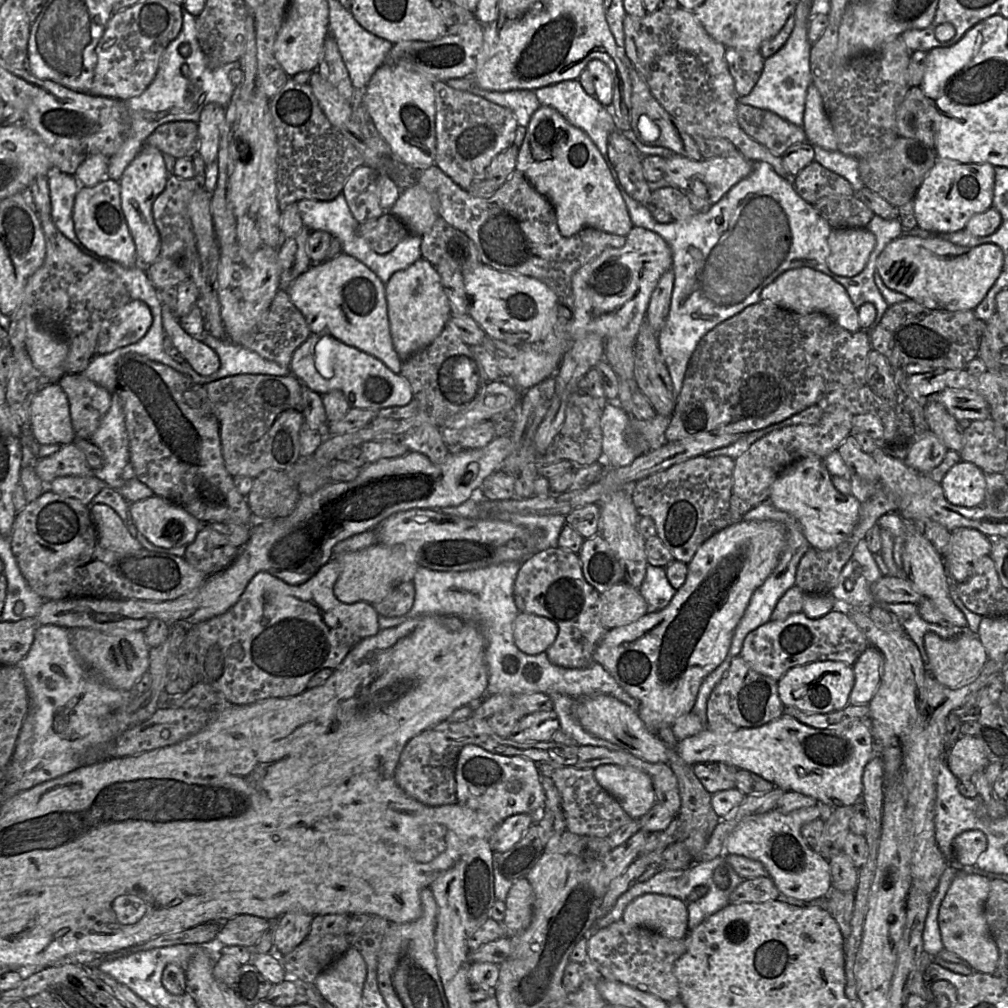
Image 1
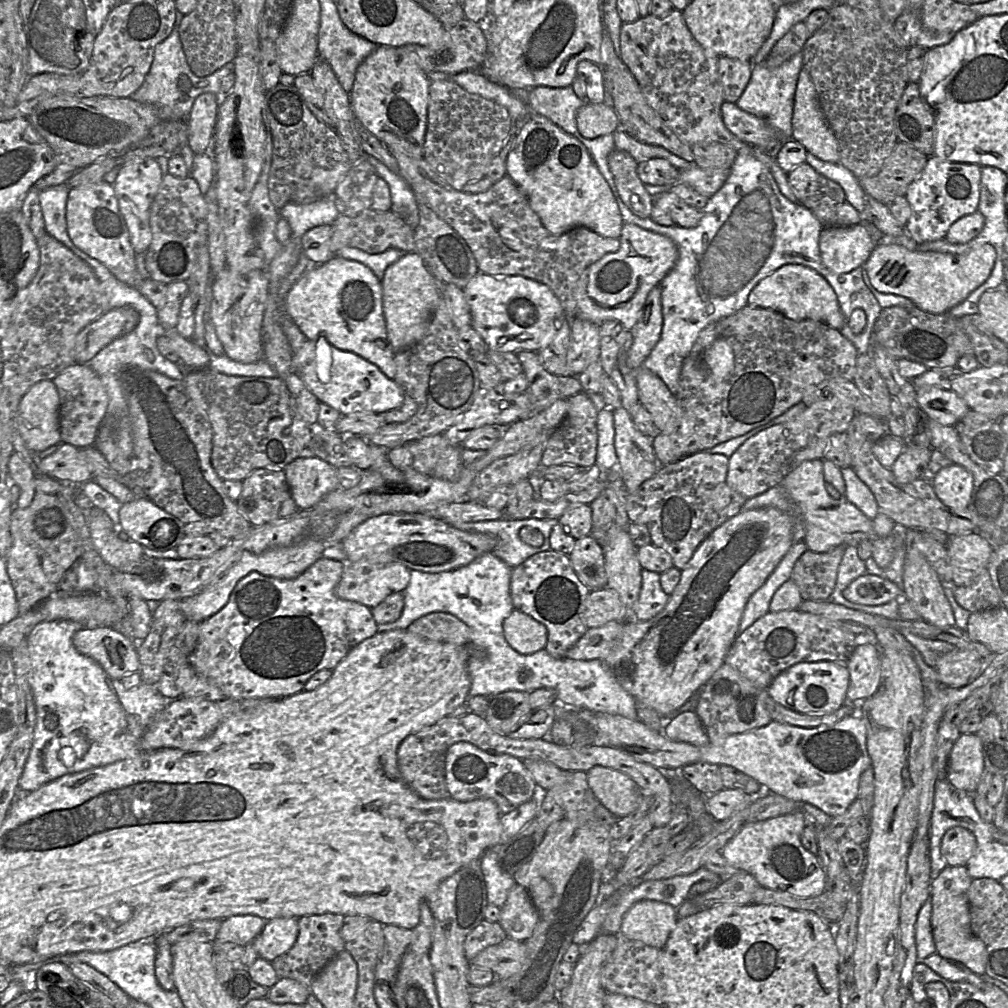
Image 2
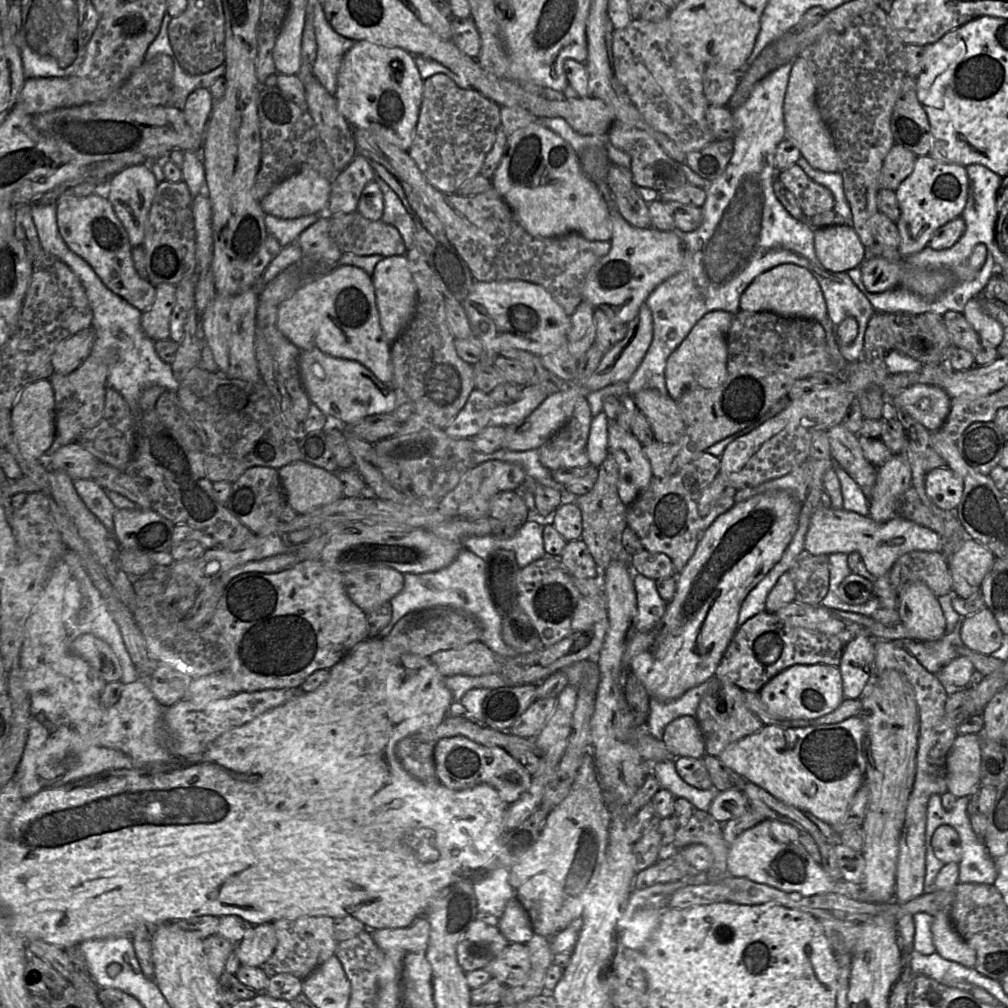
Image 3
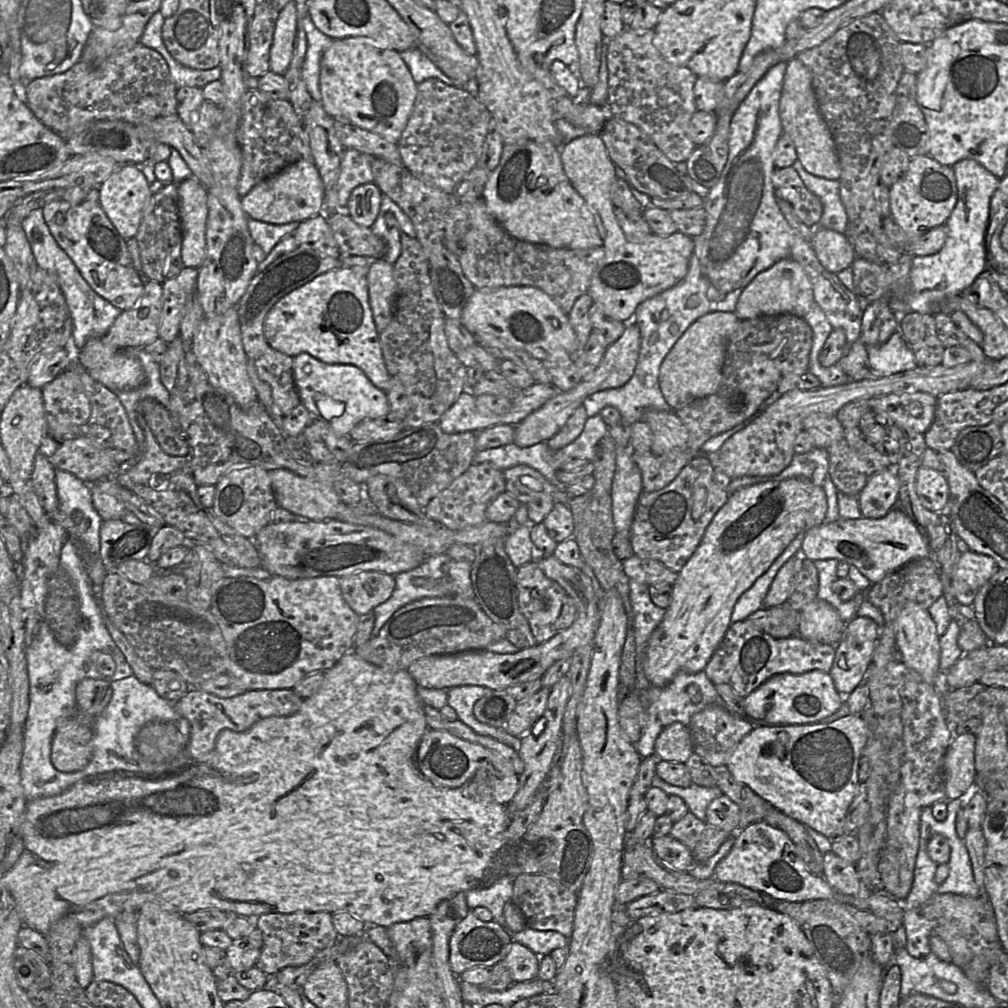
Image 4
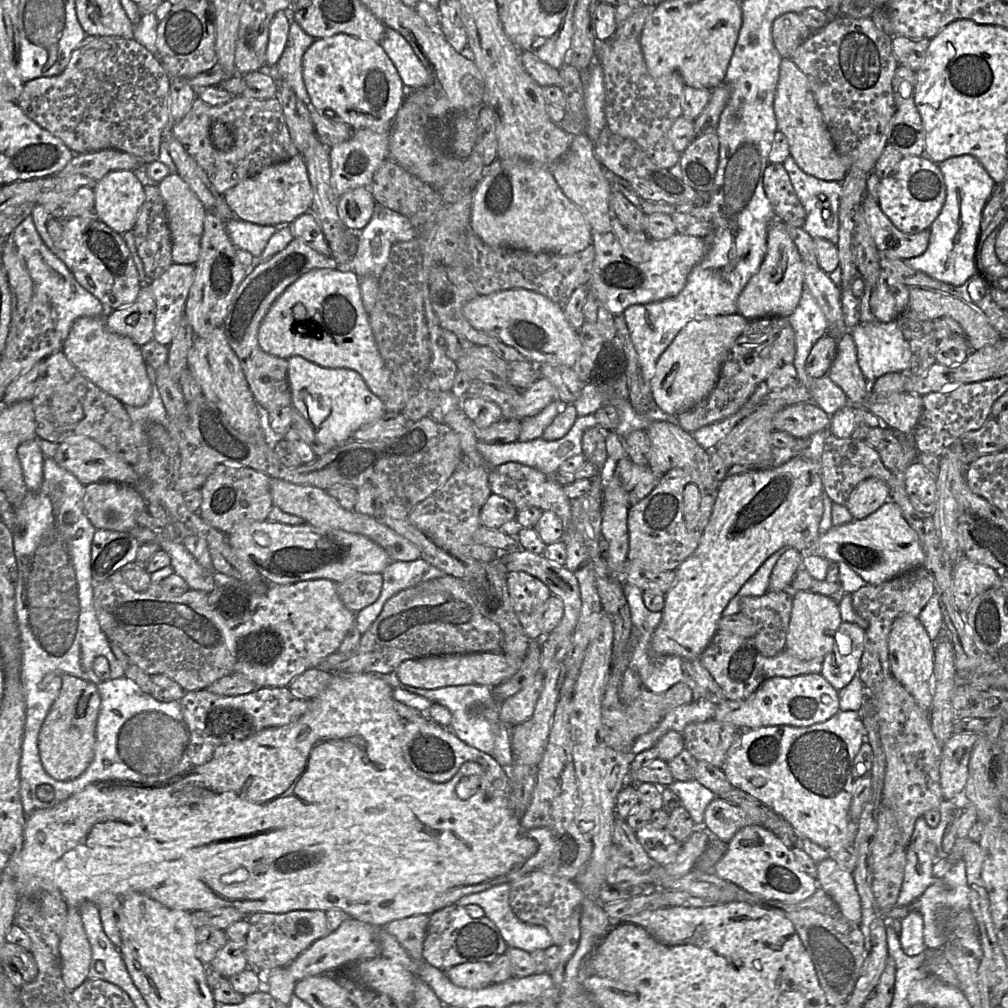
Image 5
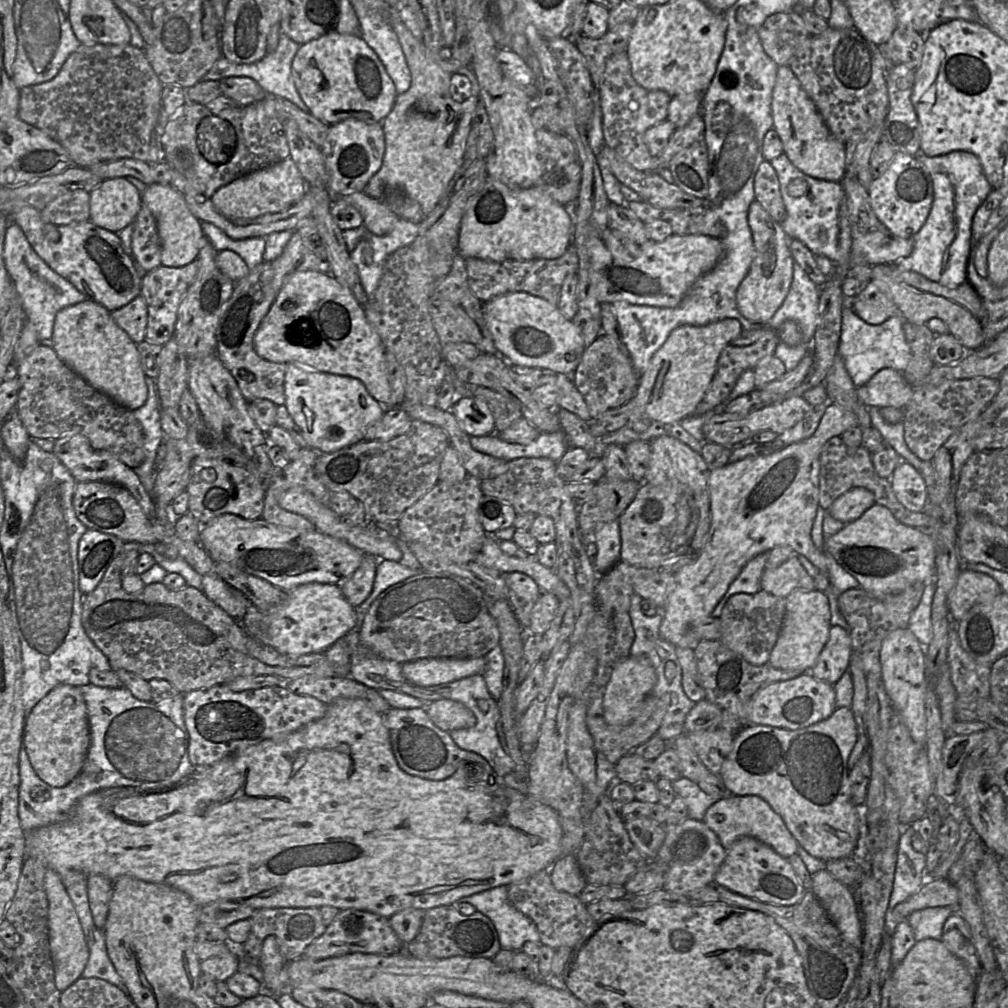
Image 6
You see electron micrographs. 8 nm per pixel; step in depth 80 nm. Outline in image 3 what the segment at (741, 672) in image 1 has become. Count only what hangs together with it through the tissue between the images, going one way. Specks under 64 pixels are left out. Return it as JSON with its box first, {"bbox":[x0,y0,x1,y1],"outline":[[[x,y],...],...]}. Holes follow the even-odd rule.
{"bbox":[694,677,764,757],"outline":[[[716,677],[701,698],[694,716],[705,742],[705,753],[717,757],[731,743],[759,731],[764,724],[745,704],[743,690]]]}

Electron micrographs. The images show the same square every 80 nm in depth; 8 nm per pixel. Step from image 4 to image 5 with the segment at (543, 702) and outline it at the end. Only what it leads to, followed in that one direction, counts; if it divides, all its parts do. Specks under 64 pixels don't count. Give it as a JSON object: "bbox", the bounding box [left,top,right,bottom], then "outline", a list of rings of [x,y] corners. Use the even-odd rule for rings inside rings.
{"bbox":[500,672,543,728],"outline":[[[543,672],[519,692],[500,704],[500,720],[509,728],[528,720],[534,713],[536,703],[543,689]]]}

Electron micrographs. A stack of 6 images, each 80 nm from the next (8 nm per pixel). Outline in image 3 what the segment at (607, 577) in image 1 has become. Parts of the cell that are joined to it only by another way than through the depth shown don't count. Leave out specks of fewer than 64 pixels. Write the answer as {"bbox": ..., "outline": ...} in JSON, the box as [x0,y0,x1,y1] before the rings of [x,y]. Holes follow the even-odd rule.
{"bbox":[558,539,601,581],"outline":[[[582,539],[567,541],[558,557],[572,577],[600,581],[601,571]]]}

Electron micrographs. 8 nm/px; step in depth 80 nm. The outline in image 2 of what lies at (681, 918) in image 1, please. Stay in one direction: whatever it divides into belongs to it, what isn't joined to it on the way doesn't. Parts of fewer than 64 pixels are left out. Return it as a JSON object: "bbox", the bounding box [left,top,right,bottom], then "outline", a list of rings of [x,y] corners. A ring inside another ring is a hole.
{"bbox":[619,900,678,949],"outline":[[[642,900],[626,912],[619,934],[629,940],[662,949],[678,919],[677,908],[659,901]]]}

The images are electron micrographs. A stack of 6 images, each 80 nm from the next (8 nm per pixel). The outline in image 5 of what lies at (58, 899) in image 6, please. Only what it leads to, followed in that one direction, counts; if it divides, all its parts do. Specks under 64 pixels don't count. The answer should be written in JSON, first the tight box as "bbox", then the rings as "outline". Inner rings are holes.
{"bbox":[59,906,92,990],"outline":[[[68,906],[59,952],[63,981],[68,989],[74,990],[88,979],[92,958],[79,908]]]}

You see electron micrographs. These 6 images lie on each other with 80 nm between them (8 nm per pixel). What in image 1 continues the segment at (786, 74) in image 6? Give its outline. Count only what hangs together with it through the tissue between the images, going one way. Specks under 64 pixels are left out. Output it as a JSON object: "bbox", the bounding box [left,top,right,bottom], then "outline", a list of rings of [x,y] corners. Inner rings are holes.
{"bbox":[802,83,838,151],"outline":[[[813,83],[807,89],[802,127],[805,130],[807,142],[813,146],[818,146],[828,151],[838,150],[837,139],[826,114],[822,96]]]}

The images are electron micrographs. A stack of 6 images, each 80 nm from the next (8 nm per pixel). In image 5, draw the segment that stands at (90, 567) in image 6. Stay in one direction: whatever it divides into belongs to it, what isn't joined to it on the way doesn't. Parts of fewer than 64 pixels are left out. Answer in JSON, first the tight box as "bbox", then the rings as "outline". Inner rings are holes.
{"bbox":[91,529,141,586],"outline":[[[97,529],[91,546],[94,586],[136,560],[141,543],[130,532]]]}

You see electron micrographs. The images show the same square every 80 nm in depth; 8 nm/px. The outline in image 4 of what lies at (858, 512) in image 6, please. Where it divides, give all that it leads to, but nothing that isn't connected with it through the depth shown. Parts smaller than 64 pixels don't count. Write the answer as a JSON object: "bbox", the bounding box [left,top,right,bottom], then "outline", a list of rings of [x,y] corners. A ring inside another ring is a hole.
{"bbox":[857,466,900,518],"outline":[[[893,466],[874,474],[857,495],[862,517],[882,518],[898,502],[900,482]]]}

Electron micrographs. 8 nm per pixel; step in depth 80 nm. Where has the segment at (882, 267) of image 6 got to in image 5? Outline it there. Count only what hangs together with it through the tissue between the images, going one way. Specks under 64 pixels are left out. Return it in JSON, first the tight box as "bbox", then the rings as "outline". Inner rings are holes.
{"bbox":[907,287,1002,351],"outline":[[[910,287],[907,312],[918,320],[933,321],[936,318],[952,318],[962,327],[963,335],[966,338],[970,351],[977,351],[986,346],[993,345],[1002,337],[978,308],[946,293],[920,287]]]}

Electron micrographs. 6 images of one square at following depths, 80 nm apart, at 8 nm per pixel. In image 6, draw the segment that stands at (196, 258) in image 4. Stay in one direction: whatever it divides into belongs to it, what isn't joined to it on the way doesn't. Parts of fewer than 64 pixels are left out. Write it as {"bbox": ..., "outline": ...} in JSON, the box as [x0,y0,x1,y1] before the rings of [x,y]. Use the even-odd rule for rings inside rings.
{"bbox":[141,182,204,267],"outline":[[[155,182],[141,194],[141,205],[145,205],[154,216],[161,241],[161,264],[182,267],[198,258],[204,237],[201,220],[188,208],[183,194],[171,184]]]}

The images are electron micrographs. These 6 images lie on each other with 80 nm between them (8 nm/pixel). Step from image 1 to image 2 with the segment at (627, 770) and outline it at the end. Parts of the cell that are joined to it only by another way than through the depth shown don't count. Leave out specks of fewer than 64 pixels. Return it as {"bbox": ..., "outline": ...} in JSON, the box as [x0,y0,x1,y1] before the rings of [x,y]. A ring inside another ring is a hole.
{"bbox":[587,766,643,818],"outline":[[[604,766],[587,771],[587,781],[596,798],[618,818],[639,808],[643,791],[628,775]]]}

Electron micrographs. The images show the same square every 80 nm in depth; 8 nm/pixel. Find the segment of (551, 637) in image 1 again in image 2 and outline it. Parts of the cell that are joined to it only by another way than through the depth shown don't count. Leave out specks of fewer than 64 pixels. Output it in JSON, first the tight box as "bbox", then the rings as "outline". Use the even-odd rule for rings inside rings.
{"bbox":[503,609,546,654],"outline":[[[514,609],[504,620],[503,631],[506,641],[520,654],[533,654],[546,647],[546,626],[520,610]]]}

